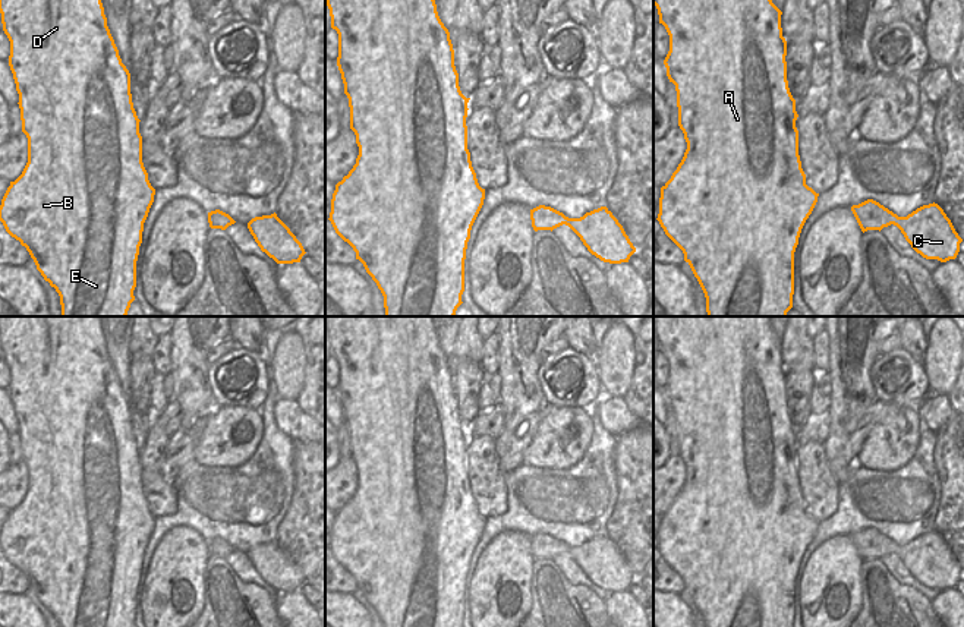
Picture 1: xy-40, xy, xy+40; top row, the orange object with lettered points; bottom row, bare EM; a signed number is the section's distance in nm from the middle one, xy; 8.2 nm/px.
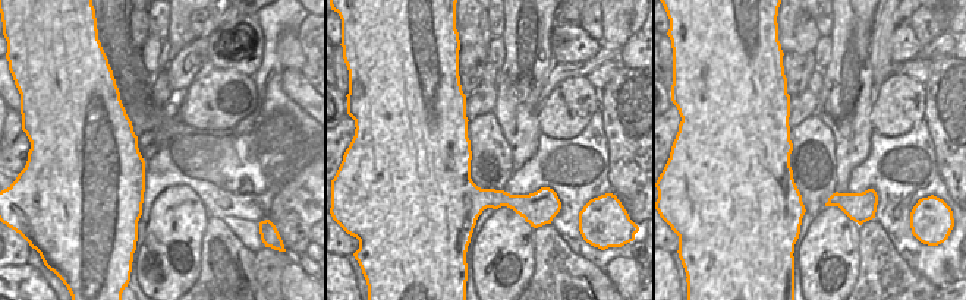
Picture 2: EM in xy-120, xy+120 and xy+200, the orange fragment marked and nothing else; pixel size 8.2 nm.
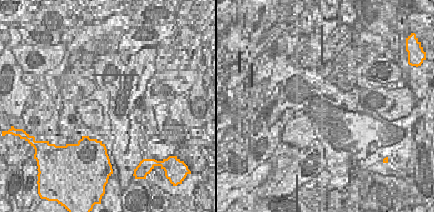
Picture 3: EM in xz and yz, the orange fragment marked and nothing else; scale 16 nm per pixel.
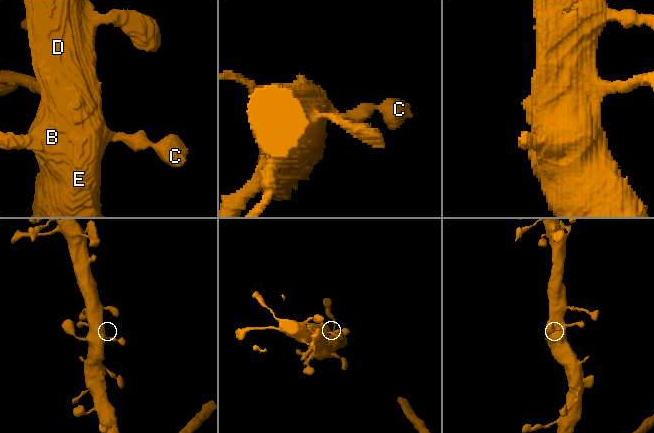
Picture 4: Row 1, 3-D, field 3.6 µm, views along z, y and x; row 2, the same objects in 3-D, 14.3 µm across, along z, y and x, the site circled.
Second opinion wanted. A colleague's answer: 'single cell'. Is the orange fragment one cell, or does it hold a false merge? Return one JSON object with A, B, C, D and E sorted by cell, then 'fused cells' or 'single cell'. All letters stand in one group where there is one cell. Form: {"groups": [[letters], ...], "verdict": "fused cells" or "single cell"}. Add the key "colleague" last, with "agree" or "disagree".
{"groups": [["A", "B", "C", "D", "E"]], "verdict": "single cell", "colleague": "agree"}

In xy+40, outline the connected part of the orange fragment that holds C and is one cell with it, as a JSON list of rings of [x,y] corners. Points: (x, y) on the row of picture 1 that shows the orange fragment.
[[[873,199],[853,205],[851,211],[863,233],[897,226],[911,248],[926,259],[946,262],[955,259],[960,252],[963,239],[935,202],[917,208],[907,217],[898,217]]]

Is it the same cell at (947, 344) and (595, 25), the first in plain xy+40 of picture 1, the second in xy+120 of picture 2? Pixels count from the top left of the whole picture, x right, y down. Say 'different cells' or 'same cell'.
different cells

